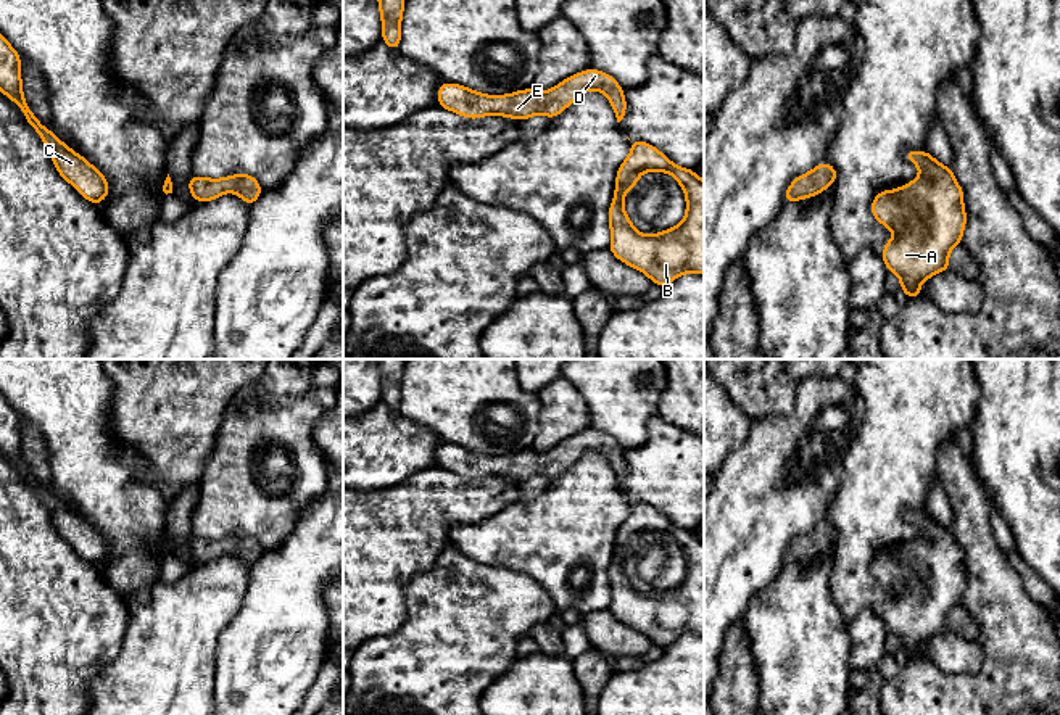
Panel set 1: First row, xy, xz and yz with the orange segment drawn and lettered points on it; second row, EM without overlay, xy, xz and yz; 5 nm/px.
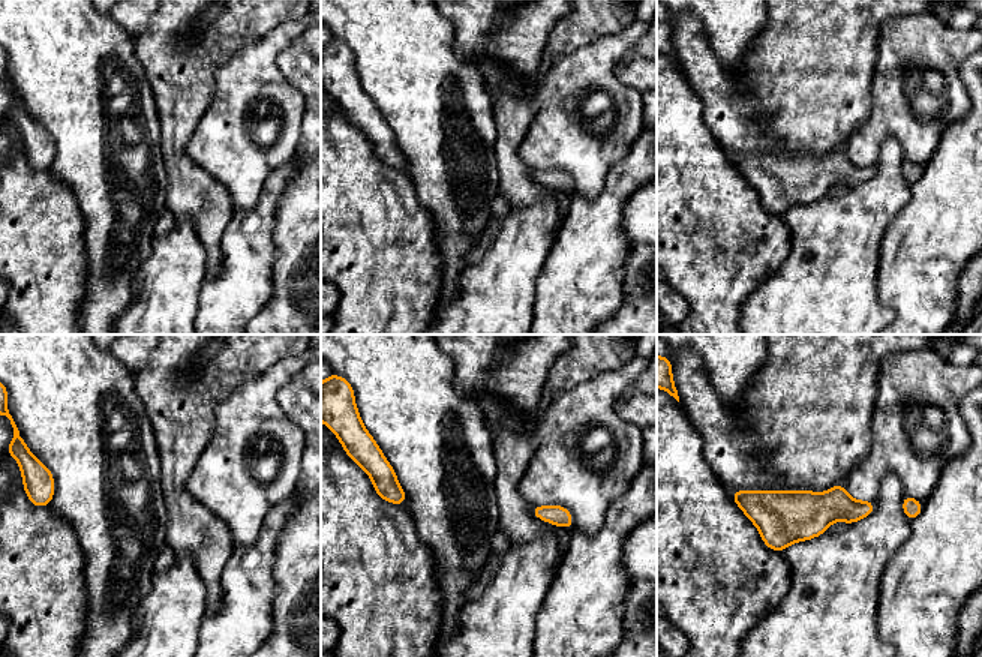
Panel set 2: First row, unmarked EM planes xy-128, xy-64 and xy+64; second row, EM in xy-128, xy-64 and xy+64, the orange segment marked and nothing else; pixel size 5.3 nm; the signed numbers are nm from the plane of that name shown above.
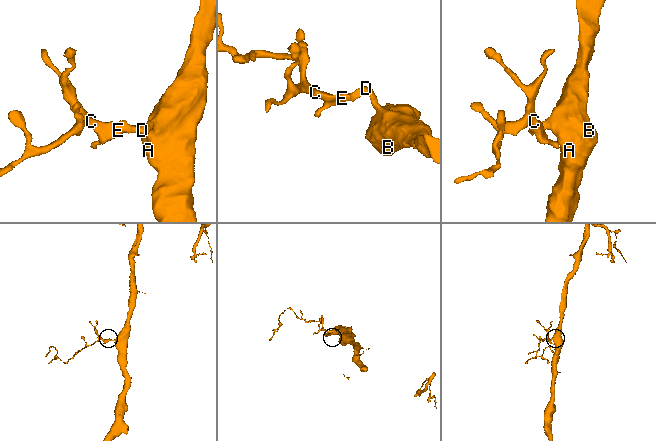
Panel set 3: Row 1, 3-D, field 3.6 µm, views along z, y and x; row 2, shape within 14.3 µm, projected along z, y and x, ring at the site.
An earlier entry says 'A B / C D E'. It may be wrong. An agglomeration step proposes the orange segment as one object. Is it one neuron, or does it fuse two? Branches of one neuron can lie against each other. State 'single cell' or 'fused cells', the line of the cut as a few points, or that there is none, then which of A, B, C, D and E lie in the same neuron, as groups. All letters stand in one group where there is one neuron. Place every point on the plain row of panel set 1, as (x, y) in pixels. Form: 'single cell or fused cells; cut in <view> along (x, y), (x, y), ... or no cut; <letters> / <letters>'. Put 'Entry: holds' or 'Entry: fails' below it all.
single cell; no cut; A B C D E
Entry: fails

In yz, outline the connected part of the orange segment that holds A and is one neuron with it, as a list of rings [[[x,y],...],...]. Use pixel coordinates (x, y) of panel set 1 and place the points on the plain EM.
[[[907,510],[905,520],[917,525],[921,533],[917,541],[902,546],[897,551],[880,552],[870,567],[873,578],[896,593],[883,609],[883,622],[888,633],[901,638],[901,651],[907,659],[921,657],[920,644],[938,633],[949,631],[949,612],[962,605],[962,596],[967,585],[963,568],[963,551],[957,544],[952,528],[942,527],[930,512]]]

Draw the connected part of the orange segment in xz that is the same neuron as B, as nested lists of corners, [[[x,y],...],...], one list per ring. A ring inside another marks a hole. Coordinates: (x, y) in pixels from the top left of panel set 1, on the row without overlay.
[[[631,502],[631,514],[620,525],[609,568],[609,610],[622,623],[644,633],[652,644],[667,647],[680,634],[704,634],[704,541],[693,530],[675,527],[656,507]],[[646,531],[672,535],[686,556],[686,578],[670,591],[640,594],[623,572],[623,559]]]

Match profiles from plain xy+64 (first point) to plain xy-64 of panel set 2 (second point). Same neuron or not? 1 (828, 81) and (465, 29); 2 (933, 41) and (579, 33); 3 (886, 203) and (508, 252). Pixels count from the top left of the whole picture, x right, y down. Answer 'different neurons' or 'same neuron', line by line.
1: same neuron
2: different neurons
3: same neuron

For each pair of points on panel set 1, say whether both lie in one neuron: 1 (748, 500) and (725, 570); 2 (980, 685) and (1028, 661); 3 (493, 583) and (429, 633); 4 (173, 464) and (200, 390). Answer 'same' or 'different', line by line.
1: same
2: same
3: same
4: same

